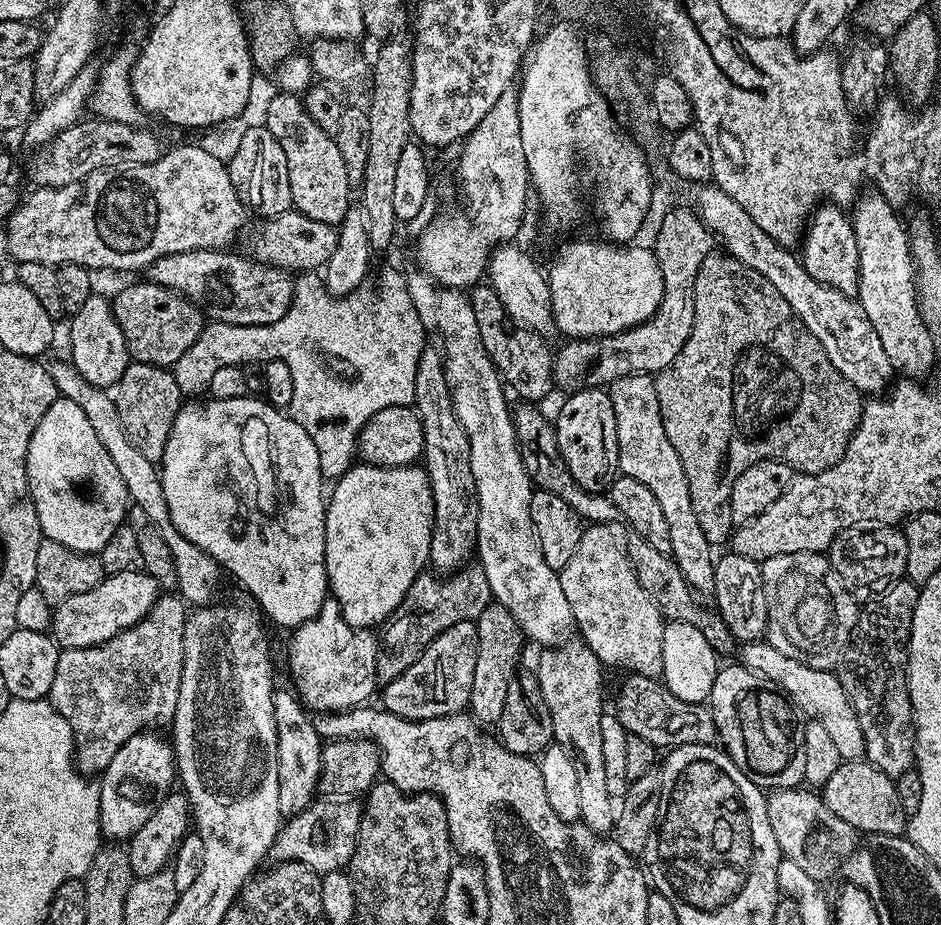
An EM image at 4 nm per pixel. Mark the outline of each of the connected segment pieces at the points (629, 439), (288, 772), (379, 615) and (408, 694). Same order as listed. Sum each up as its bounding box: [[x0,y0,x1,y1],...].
[[606,374,698,538],[273,688,324,816],[324,467,436,630],[385,619,478,722]]

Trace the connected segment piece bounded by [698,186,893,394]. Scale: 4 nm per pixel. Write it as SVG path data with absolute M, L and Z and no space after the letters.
M715 186L701 188L704 189L700 192L698 215L709 232L724 239L724 244L728 247L725 248L727 255L747 268L755 268L772 283L774 290L778 290L778 294L782 294L786 302L790 302L794 314L806 326L806 330L810 330L810 334L814 334L814 338L822 342L830 362L834 362L834 366L860 393L880 394L892 376L893 357L882 348L881 339L871 326L871 318L859 299L810 278L803 263L797 257L795 260L789 249L775 244L760 229L758 222L754 222L754 218L750 218L750 214L746 214L746 210L742 210L742 206L734 202L734 198L730 198L730 194Z

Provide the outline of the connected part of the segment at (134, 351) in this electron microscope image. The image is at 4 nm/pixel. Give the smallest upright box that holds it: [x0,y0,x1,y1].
[111,282,201,369]

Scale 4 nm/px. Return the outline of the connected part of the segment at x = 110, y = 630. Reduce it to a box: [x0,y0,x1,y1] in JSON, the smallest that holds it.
[50,570,158,649]

